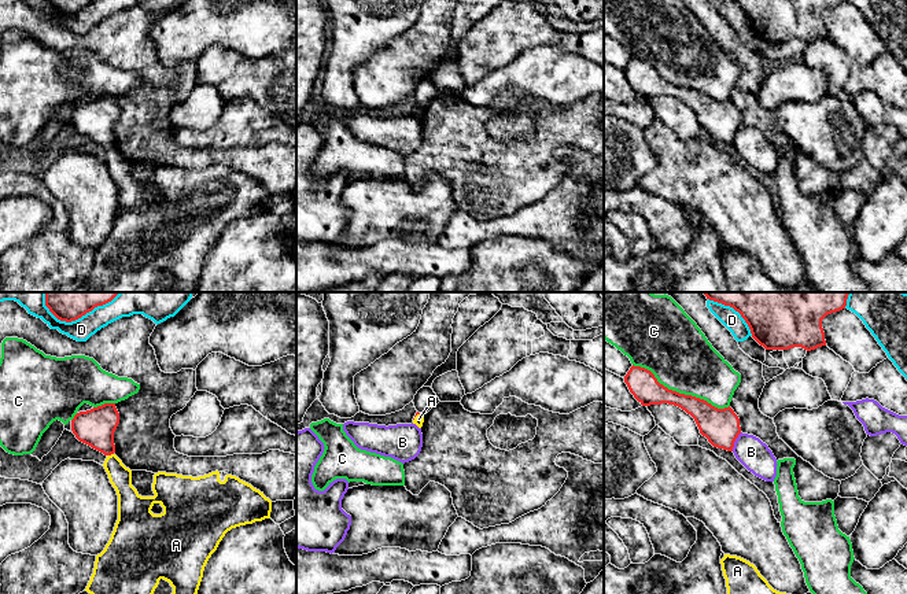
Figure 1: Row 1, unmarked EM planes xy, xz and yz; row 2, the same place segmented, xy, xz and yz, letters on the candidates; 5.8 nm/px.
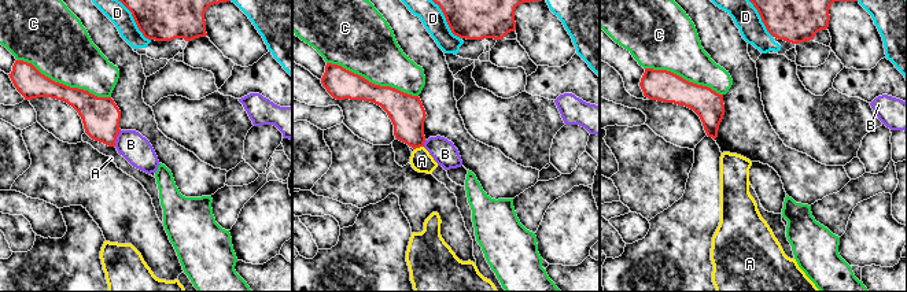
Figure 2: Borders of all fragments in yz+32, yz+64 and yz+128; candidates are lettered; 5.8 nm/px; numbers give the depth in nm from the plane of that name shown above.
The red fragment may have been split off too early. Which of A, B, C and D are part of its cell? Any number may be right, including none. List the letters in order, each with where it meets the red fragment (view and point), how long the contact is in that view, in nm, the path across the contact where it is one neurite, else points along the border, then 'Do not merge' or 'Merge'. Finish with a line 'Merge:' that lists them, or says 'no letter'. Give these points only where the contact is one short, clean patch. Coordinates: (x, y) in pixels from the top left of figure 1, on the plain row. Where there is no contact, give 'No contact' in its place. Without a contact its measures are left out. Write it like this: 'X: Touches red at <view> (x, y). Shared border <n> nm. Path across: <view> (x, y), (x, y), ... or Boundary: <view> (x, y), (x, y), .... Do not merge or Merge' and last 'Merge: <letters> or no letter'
A: Touches red at xy (110, 147). Shared border 40 nm. Boundary: xy (113, 146), (107, 148). Do not merge
B: Touches red at yz (734, 133). Shared border 130 nm. Boundary: yz (741, 125), (732, 143). Do not merge
C: Touches red at yz (681, 87). Shared border 600 nm. Do not merge
D: Touches red at xy (72, 13). Shared border 280 nm. Do not merge
Merge: no letter

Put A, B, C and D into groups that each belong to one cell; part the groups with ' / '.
A / B / C / D

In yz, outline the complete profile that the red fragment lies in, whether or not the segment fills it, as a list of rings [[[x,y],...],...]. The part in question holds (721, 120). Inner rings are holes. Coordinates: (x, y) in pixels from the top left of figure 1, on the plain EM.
[[[631,59],[624,69],[630,85],[642,99],[668,96],[690,107],[703,129],[718,141],[733,144],[741,126],[740,111],[729,99],[718,102],[704,92],[668,82],[655,67],[641,59]]]

